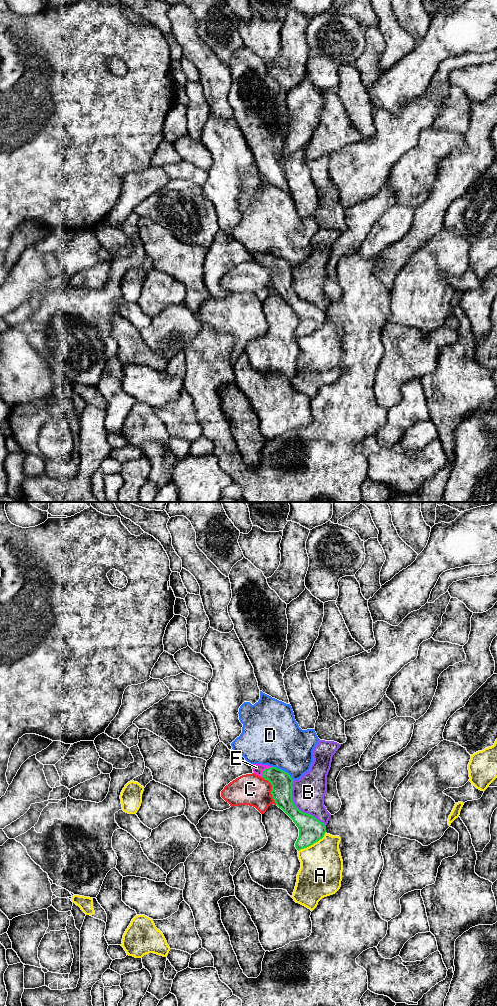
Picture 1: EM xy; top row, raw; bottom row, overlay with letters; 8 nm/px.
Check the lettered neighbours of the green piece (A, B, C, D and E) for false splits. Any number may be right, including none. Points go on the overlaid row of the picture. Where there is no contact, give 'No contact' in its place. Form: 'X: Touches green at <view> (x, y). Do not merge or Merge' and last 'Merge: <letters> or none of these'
A: Touches green at xy (312, 844). Do not merge
B: Touches green at xy (297, 808). Do not merge
C: Touches green at xy (272, 789). Do not merge
D: Touches green at xy (282, 770). Do not merge
E: Touches green at xy (264, 770). Merge
Merge: E

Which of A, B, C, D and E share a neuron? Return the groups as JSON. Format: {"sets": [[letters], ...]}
{"sets": [["A"], ["B"], ["C", "D"], ["E"]]}

